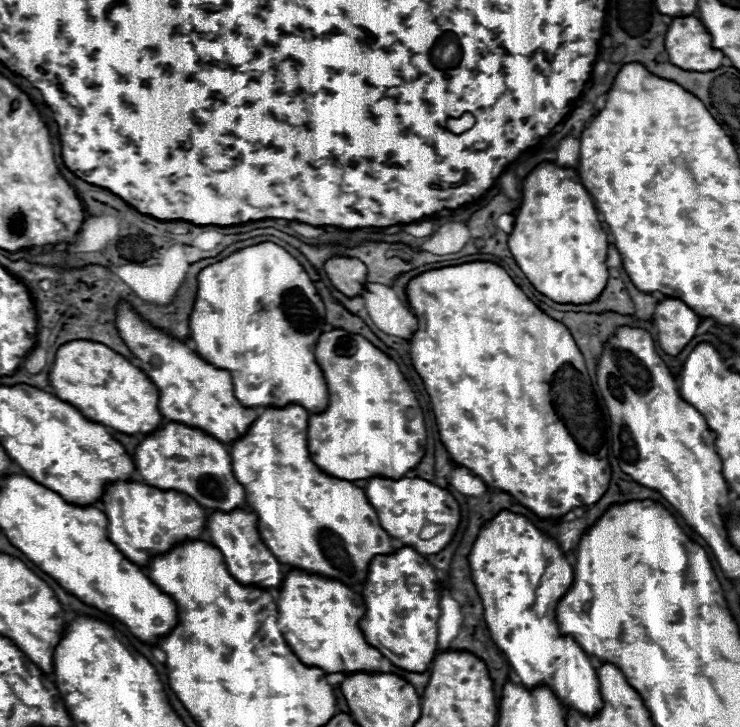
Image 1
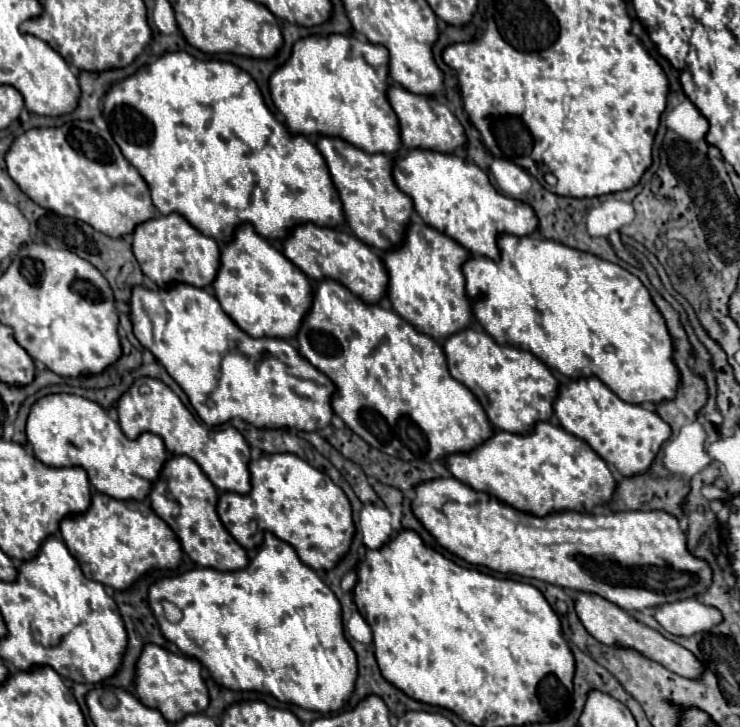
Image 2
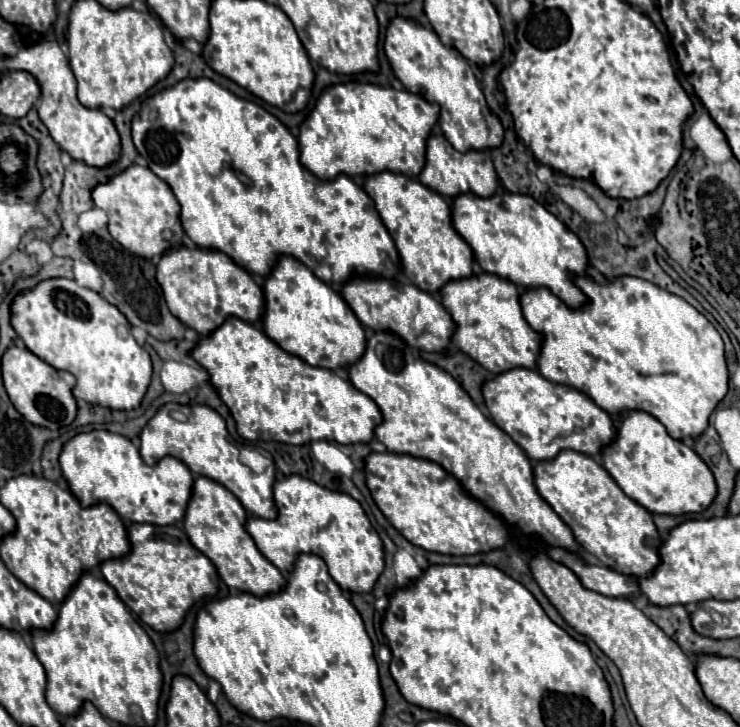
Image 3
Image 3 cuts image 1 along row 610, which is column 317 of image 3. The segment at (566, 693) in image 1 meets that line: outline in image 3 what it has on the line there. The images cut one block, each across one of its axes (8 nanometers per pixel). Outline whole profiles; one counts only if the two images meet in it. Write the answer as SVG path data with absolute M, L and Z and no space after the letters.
M296 474L276 481L274 485L278 518L262 520L250 516L246 524L246 530L254 538L258 550L282 572L290 572L290 568L294 568L298 554L316 554L326 562L330 576L342 590L358 594L372 592L384 570L384 546L362 506L344 492L332 492Z

